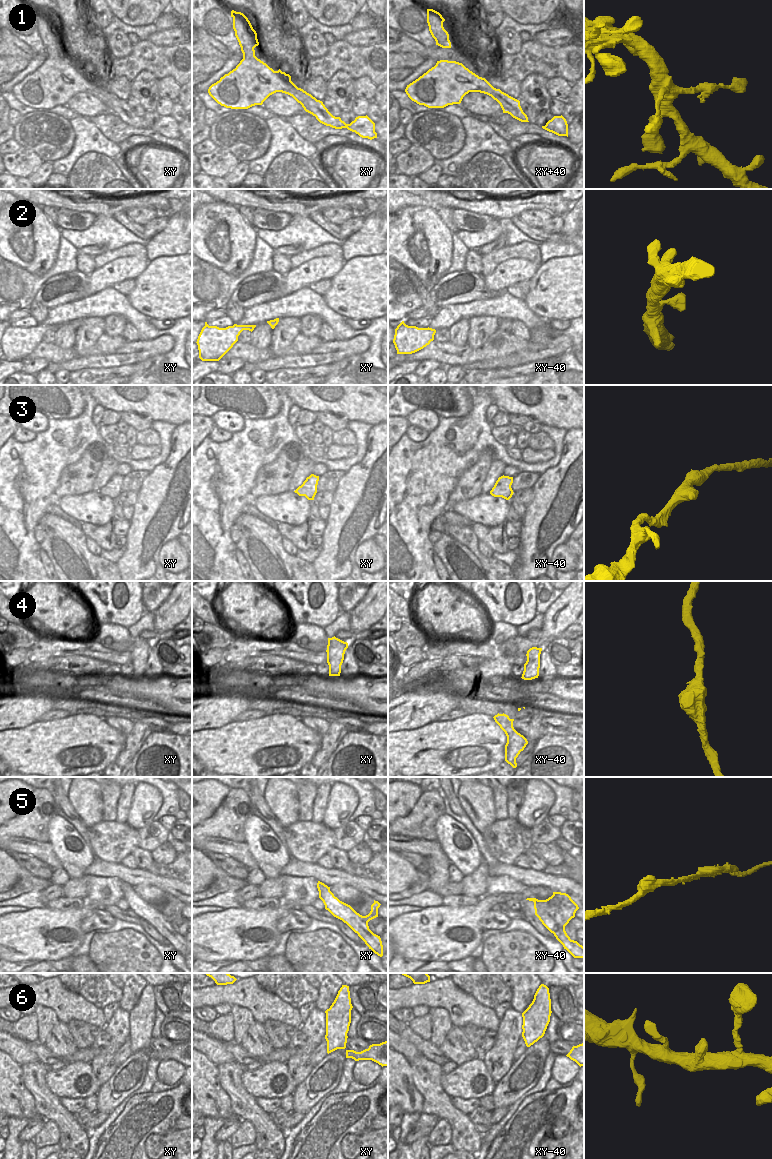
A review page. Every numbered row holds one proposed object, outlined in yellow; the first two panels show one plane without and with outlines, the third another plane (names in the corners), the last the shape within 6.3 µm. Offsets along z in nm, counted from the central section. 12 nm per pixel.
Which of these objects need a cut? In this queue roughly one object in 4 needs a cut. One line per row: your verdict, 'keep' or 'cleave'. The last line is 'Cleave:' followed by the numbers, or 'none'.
1: keep
2: keep
3: keep
4: keep
5: keep
6: keep
Cleave: none

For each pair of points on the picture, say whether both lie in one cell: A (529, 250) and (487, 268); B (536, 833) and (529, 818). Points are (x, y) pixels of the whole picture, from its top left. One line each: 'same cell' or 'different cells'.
A: same cell
B: different cells

